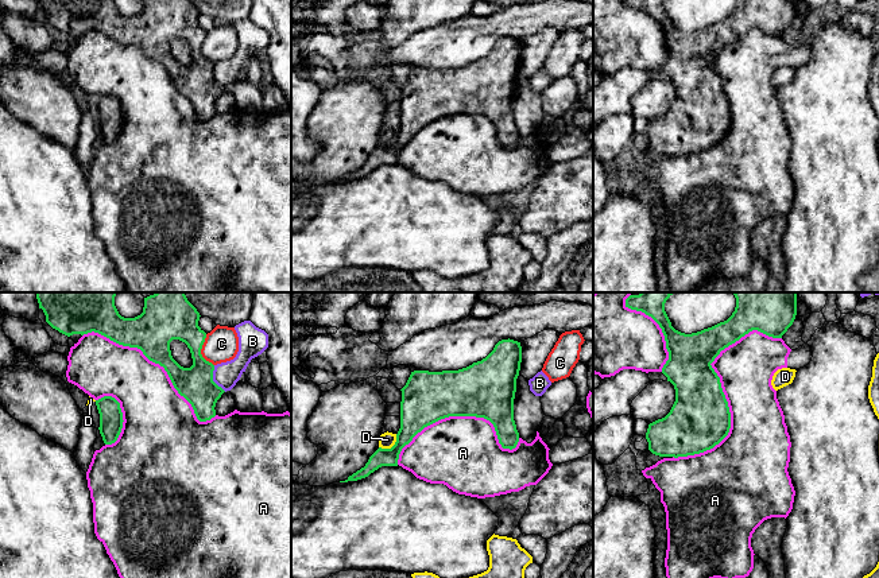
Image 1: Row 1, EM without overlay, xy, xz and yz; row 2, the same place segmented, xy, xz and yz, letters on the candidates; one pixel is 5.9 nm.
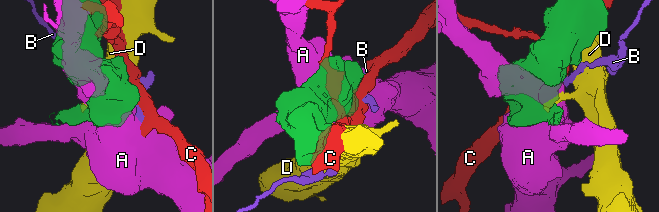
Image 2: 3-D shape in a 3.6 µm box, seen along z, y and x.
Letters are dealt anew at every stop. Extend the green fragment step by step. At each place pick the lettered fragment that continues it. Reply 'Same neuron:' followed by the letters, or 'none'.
Same neuron: none

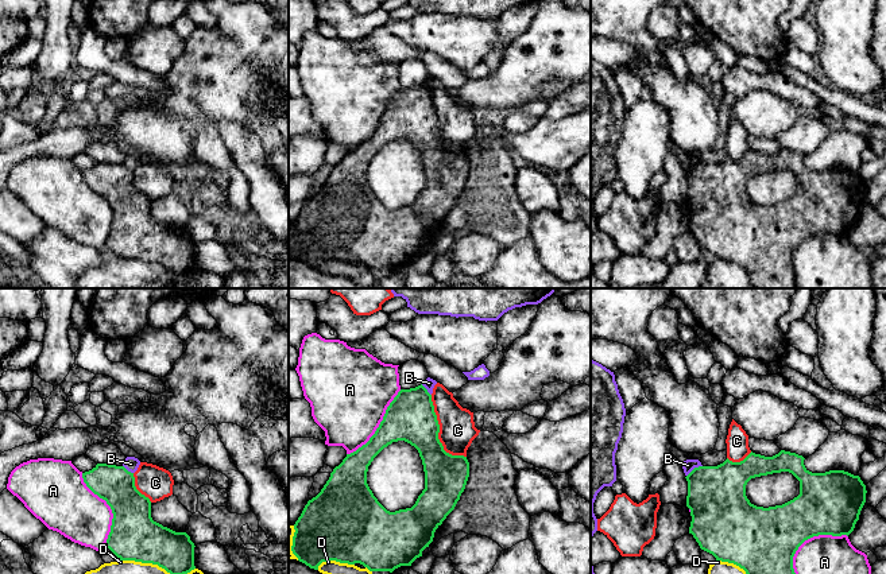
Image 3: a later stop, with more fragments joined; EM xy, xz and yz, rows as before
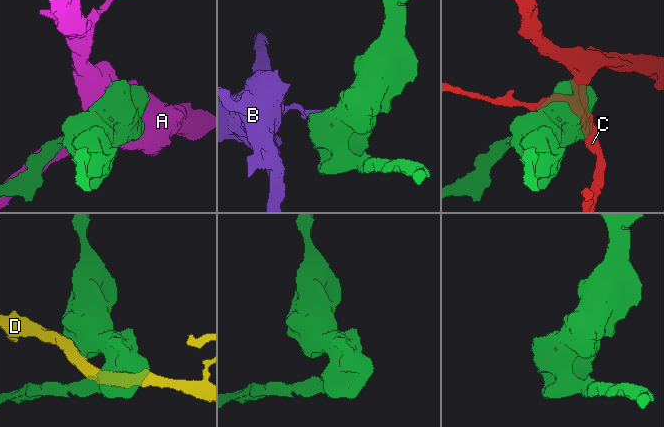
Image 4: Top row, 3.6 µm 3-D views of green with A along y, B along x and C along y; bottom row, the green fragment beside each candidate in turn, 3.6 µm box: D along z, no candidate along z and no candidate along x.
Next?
Same neuron: none

